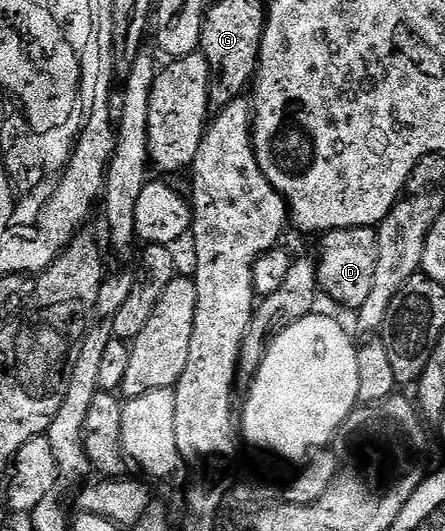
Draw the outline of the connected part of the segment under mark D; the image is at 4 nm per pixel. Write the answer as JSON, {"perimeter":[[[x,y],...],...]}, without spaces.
{"perimeter":[[[374,227],[333,229],[322,233],[317,255],[319,269],[319,287],[322,295],[331,300],[336,300],[343,308],[357,310],[365,306],[365,298],[369,298],[369,289],[373,287],[373,270],[377,270],[377,231]]]}

